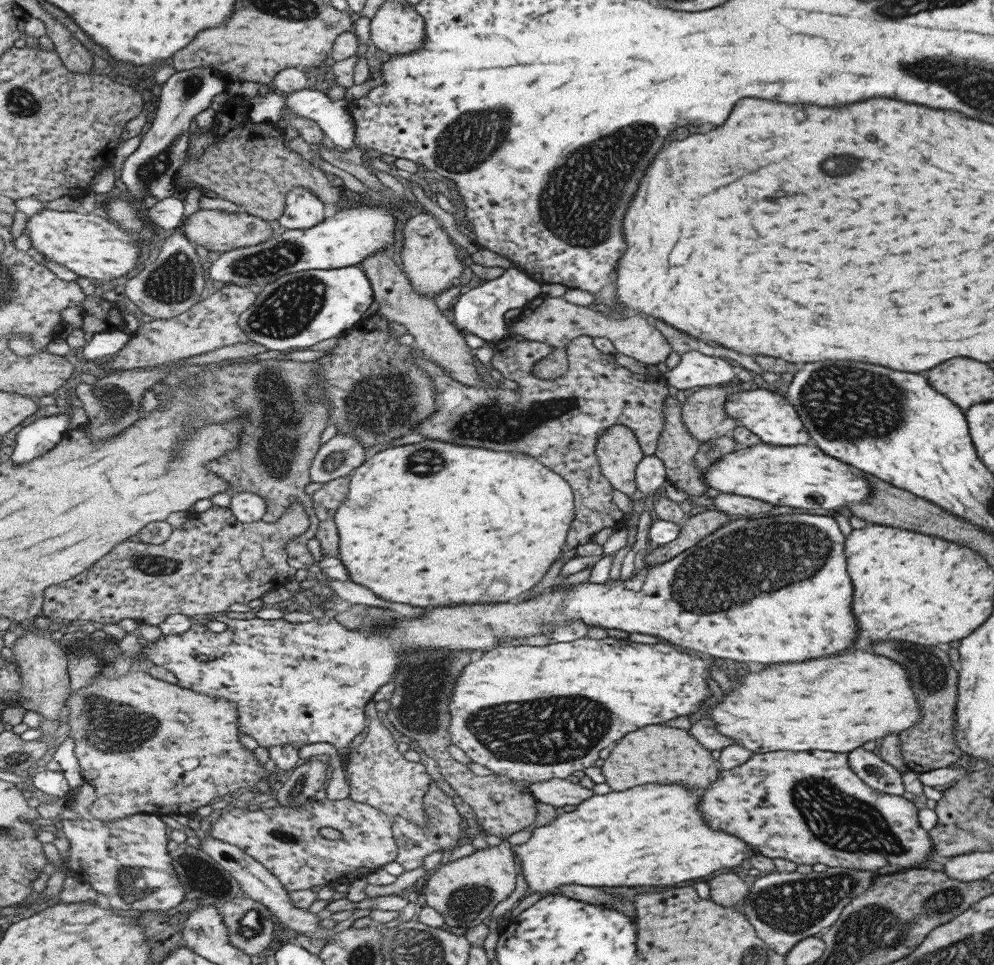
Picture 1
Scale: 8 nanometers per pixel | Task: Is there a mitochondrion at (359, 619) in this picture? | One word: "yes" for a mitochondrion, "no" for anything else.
yes

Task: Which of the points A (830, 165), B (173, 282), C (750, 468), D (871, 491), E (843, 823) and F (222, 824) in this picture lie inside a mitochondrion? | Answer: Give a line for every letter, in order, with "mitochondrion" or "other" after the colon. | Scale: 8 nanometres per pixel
A: mitochondrion
B: mitochondrion
C: other
D: other
E: mitochondrion
F: other

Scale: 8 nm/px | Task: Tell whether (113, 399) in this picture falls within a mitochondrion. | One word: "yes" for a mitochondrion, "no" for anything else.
yes

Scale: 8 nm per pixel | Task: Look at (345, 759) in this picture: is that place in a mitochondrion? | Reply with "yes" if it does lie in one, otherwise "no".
no

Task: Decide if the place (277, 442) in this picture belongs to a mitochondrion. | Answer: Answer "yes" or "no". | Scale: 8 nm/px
yes

